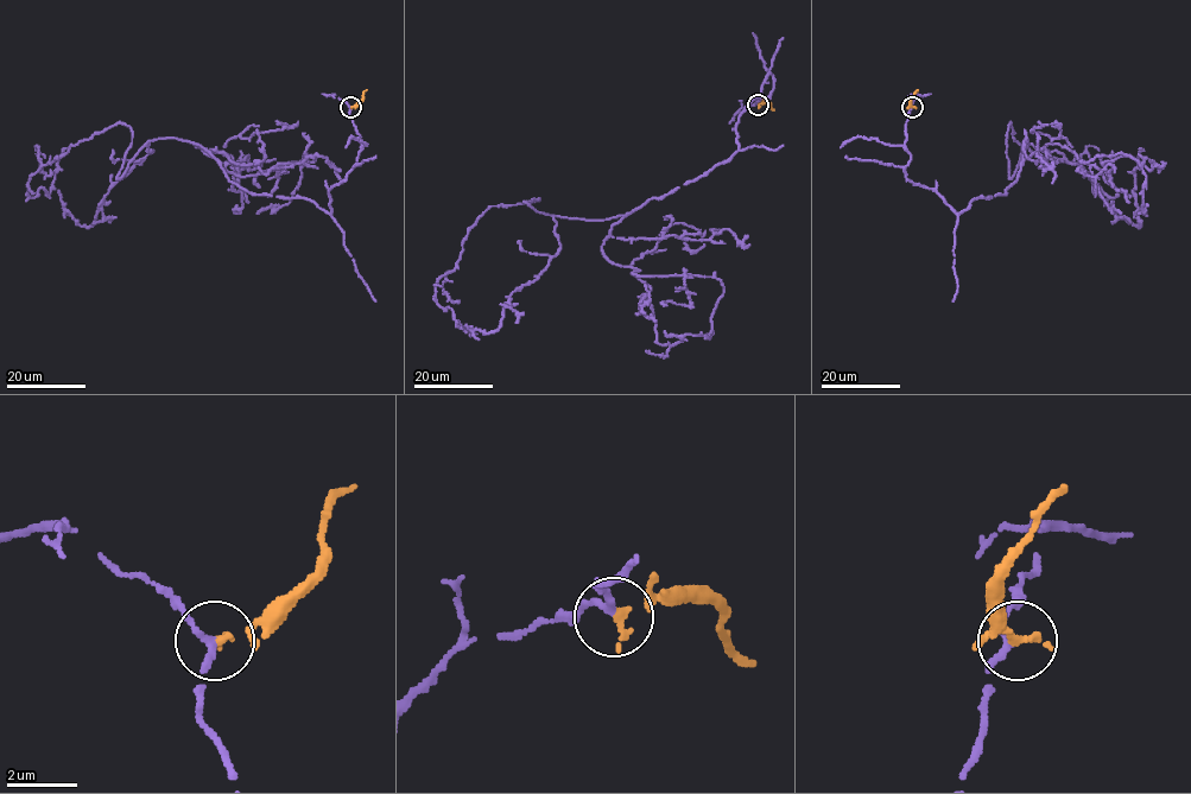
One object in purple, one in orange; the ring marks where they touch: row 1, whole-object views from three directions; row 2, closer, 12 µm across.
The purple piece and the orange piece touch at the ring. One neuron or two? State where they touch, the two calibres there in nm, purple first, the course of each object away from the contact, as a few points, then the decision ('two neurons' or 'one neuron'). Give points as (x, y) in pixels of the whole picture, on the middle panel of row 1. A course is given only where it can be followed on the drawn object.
place (758, 105); calibres 240 and 200 nm; course purple (759, 105), (768, 96), (739, 118), (733, 154), (628, 213), (491, 205), (437, 279), (436, 300), (477, 334); course orange (759, 105), (768, 102), (774, 110); one neuron

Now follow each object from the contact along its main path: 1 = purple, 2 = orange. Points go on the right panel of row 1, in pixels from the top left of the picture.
1: (912, 107), (905, 176), (957, 213), (1017, 180), (1011, 124), (1114, 198), (1141, 147)
2: (912, 107), (910, 100), (918, 89)

